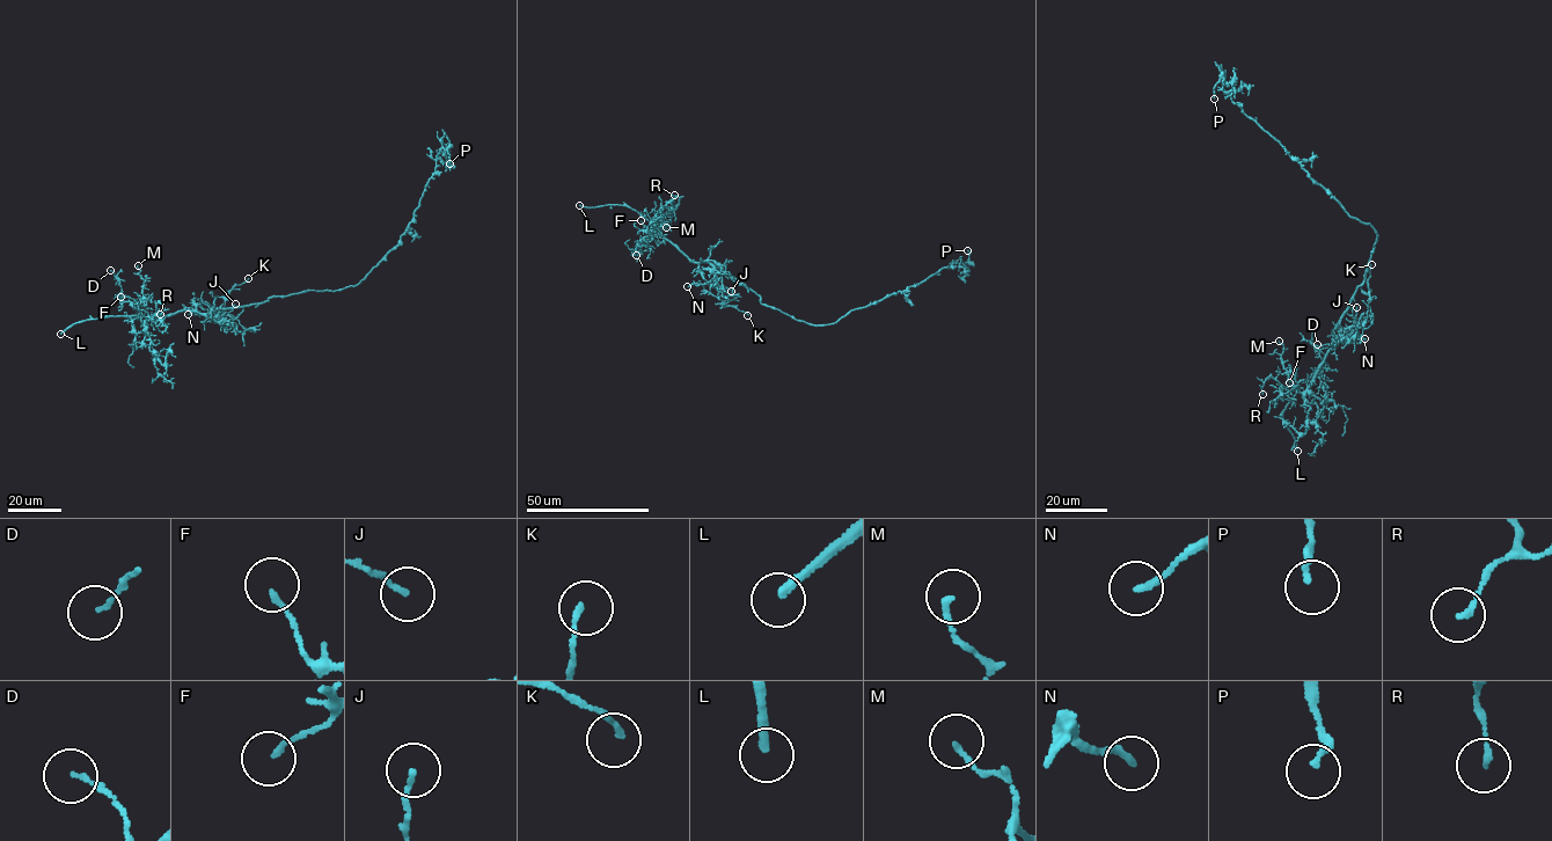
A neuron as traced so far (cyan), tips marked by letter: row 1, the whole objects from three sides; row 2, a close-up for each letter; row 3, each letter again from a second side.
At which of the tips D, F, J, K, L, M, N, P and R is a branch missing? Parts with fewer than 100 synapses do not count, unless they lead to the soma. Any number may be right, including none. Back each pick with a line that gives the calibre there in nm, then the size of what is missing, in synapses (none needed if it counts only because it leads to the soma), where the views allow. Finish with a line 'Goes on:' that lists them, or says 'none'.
L: 240 nm
Goes on: L

